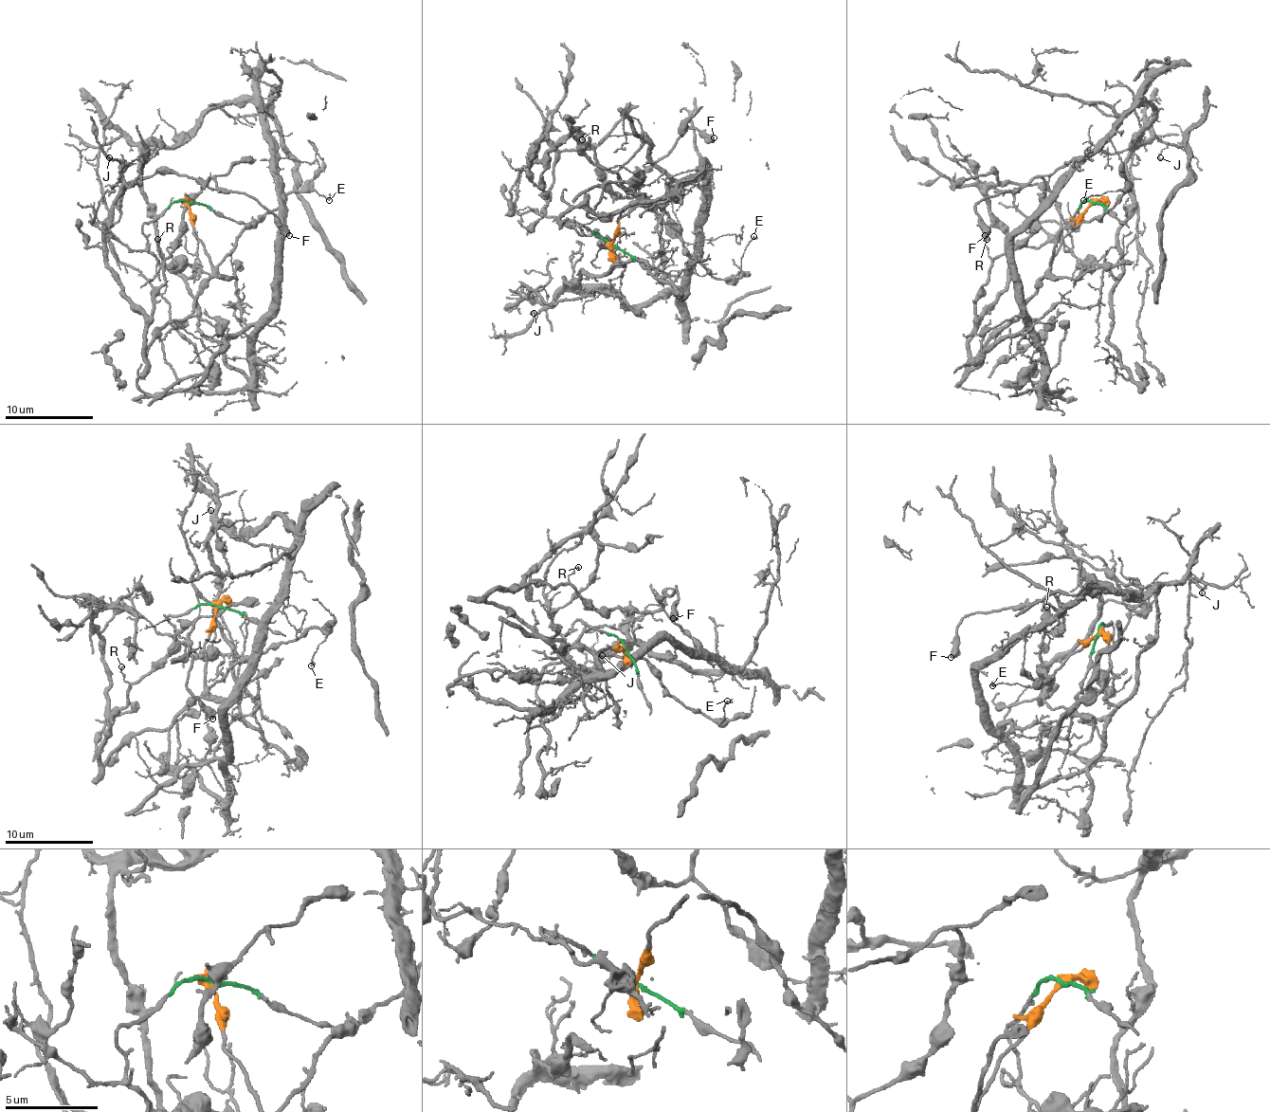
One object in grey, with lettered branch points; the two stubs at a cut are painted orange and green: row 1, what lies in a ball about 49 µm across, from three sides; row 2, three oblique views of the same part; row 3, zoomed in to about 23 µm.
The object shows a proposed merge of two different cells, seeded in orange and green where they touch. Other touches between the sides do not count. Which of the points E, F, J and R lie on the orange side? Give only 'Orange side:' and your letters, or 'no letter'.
Orange side: E, F, R

